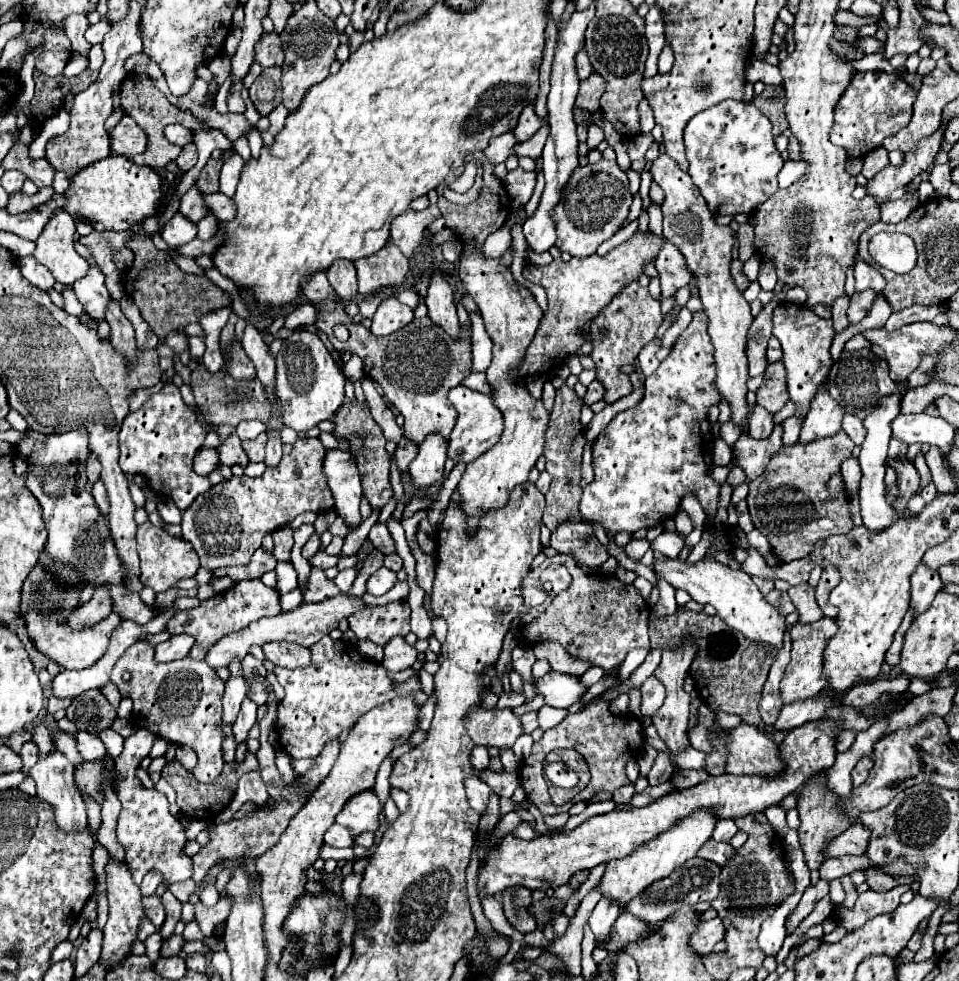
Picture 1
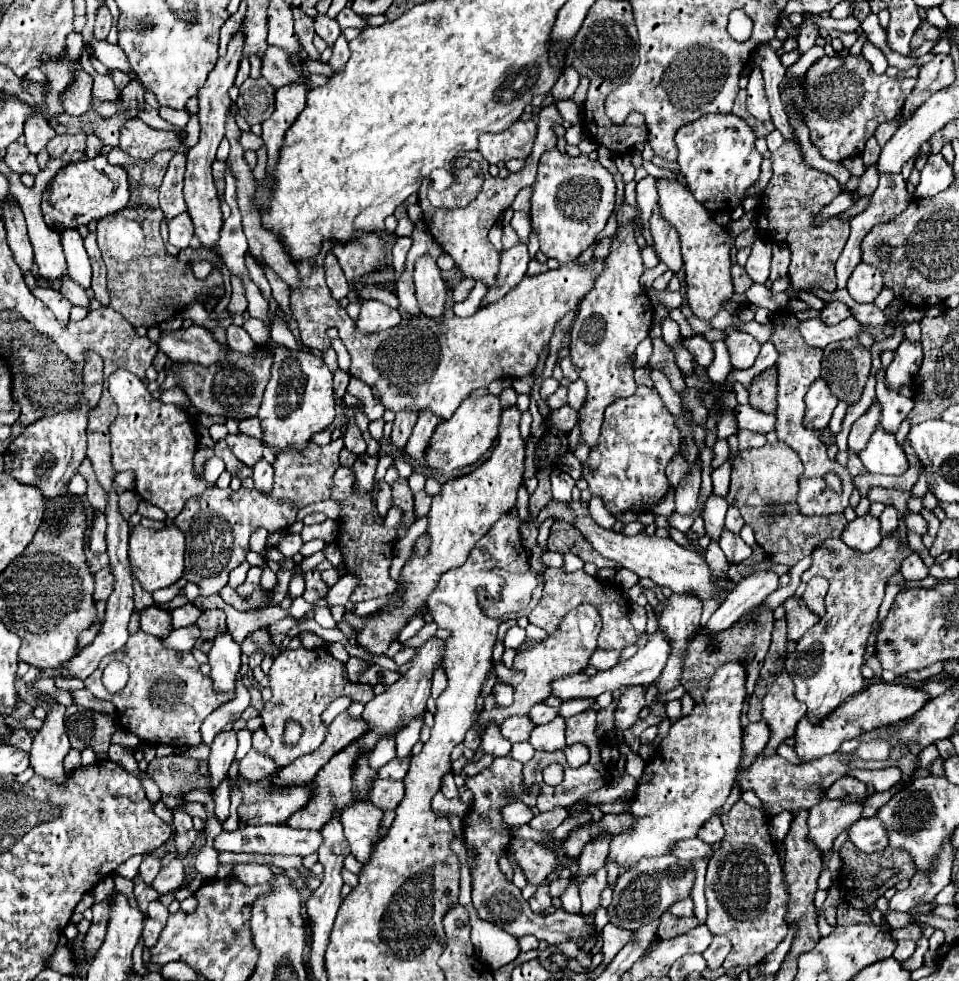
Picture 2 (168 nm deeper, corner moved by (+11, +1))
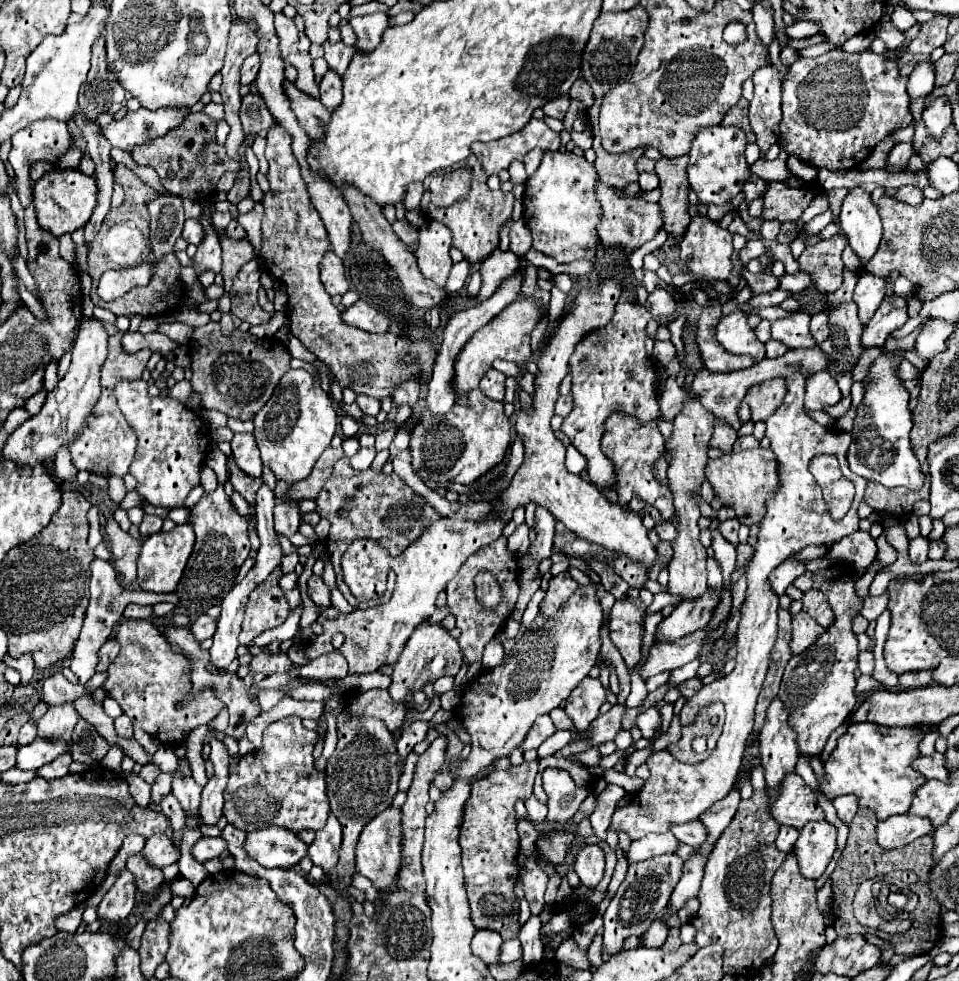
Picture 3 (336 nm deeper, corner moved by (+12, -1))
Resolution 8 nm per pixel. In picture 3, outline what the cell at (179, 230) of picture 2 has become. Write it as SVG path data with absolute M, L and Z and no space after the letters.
M187 220L181 236L183 236L189 244L199 246L199 244L201 244L201 240L205 238L205 230L203 230L203 226L201 226L201 222L199 222L199 220Z

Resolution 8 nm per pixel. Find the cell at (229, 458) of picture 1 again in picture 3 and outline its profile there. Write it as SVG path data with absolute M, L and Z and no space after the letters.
M233 458L229 460L229 468L231 468L231 484L233 484L233 490L237 494L241 494L247 500L247 504L255 504L255 494L261 488L263 480L261 478L255 480L255 478L249 478L247 474L241 474L241 468L233 462Z

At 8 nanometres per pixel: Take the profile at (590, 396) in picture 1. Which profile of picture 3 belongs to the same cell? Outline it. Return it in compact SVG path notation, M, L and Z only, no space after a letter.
M571 394L559 396L559 400L555 404L555 414L559 414L561 418L565 418L571 410L573 410L573 398L571 398Z

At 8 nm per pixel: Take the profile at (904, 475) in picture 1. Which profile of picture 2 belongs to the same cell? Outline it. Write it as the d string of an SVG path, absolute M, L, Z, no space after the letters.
M878 428L872 434L866 450L862 450L858 456L860 456L862 464L866 466L866 470L872 474L898 476L898 474L906 472L906 468L908 468L906 454L898 446L894 434L888 434L882 428Z

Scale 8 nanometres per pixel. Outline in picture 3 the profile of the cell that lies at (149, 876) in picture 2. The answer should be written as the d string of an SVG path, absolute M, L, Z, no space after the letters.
M153 834L153 838L147 840L141 854L155 866L163 868L169 864L175 864L181 856L179 848L173 844L173 840L167 834Z

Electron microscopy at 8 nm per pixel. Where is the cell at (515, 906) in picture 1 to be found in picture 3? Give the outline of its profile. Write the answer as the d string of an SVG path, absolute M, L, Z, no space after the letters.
M539 760L523 762L521 766L513 766L509 772L493 770L489 776L475 780L471 788L471 798L465 806L465 816L461 824L459 844L463 850L463 870L465 870L465 888L471 906L471 922L475 928L489 928L503 936L503 940L515 938L519 934L519 900L513 892L519 870L517 870L517 850L519 850L519 834L517 834L517 816L515 816L515 802L519 798L527 800L533 792L533 780L539 770Z

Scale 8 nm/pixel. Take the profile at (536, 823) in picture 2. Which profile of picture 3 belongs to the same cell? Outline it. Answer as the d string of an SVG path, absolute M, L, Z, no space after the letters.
M545 770L543 788L548 795L547 820L553 824L565 824L573 818L581 802L591 794L591 788L577 786L565 770Z

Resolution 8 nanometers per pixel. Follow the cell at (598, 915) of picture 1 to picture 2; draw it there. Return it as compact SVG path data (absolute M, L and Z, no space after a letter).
M600 868L594 876L588 876L580 884L582 914L594 914L600 908L600 894L606 888L606 870Z

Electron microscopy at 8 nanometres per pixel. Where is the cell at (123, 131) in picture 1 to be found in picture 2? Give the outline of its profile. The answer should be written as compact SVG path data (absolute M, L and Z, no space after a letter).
M128 118L120 128L120 144L118 148L130 154L136 160L150 160L158 150L172 148L176 152L184 152L180 146L176 132L162 132L146 126L140 118Z

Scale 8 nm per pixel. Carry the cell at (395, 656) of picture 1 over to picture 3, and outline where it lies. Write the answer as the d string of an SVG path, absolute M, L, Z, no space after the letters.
M336 588L331 591L331 605L337 608L341 613L348 614L354 610L353 607L345 600L342 593Z

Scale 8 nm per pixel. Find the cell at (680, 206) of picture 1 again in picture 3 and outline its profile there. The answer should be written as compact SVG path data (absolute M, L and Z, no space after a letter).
M701 216L693 218L679 248L681 260L691 272L719 280L729 278L733 268L733 236L717 222L703 220Z

